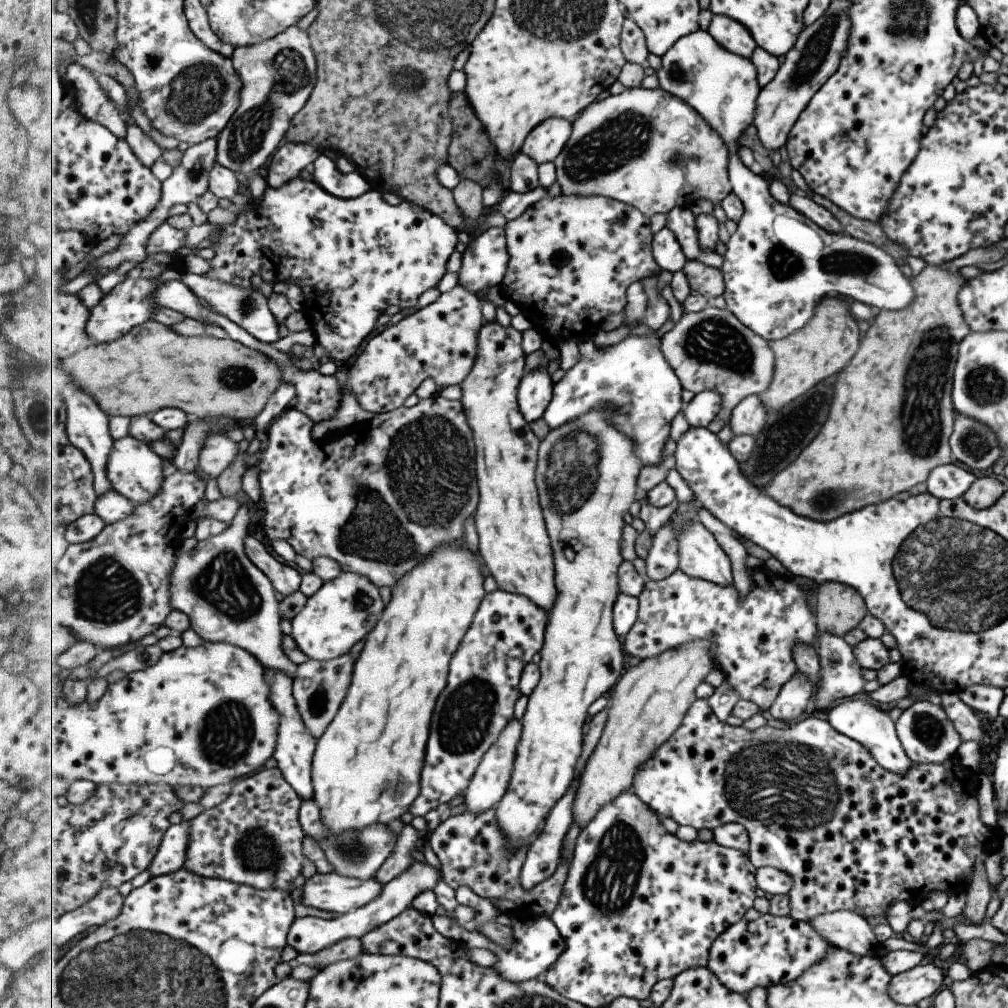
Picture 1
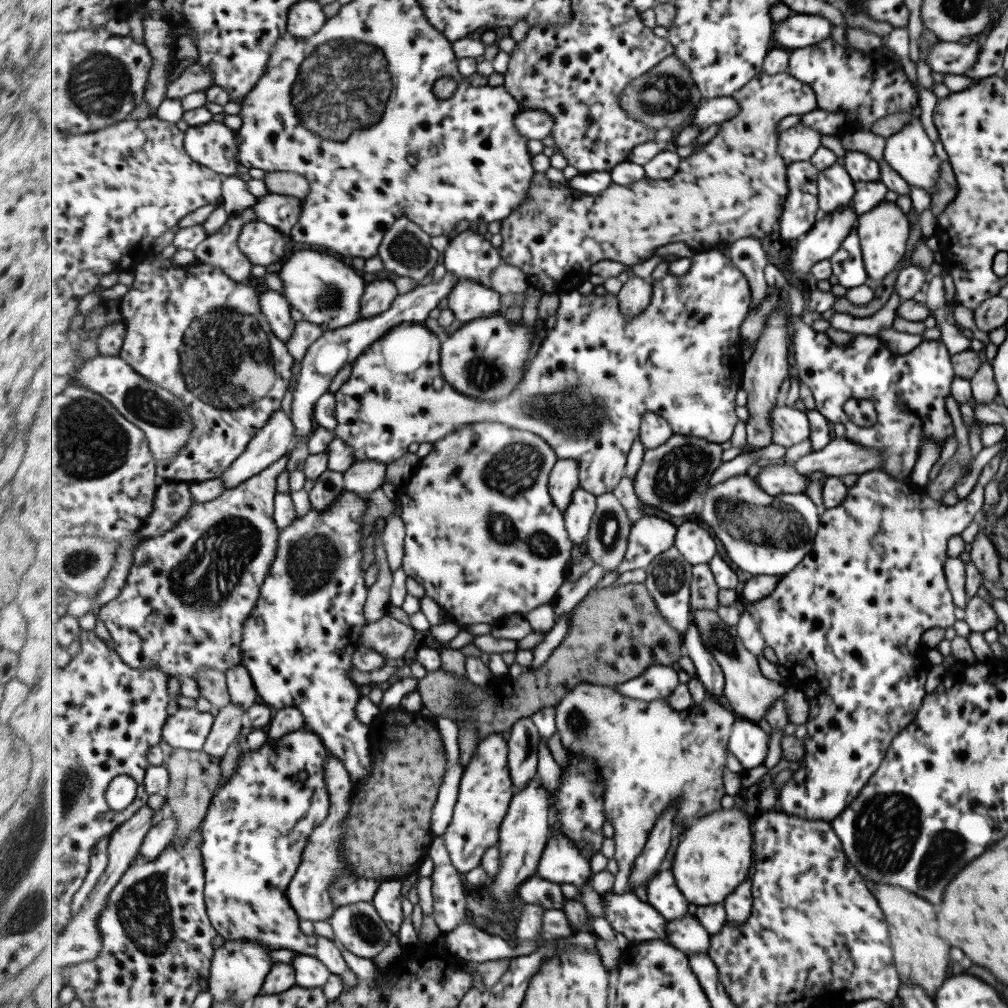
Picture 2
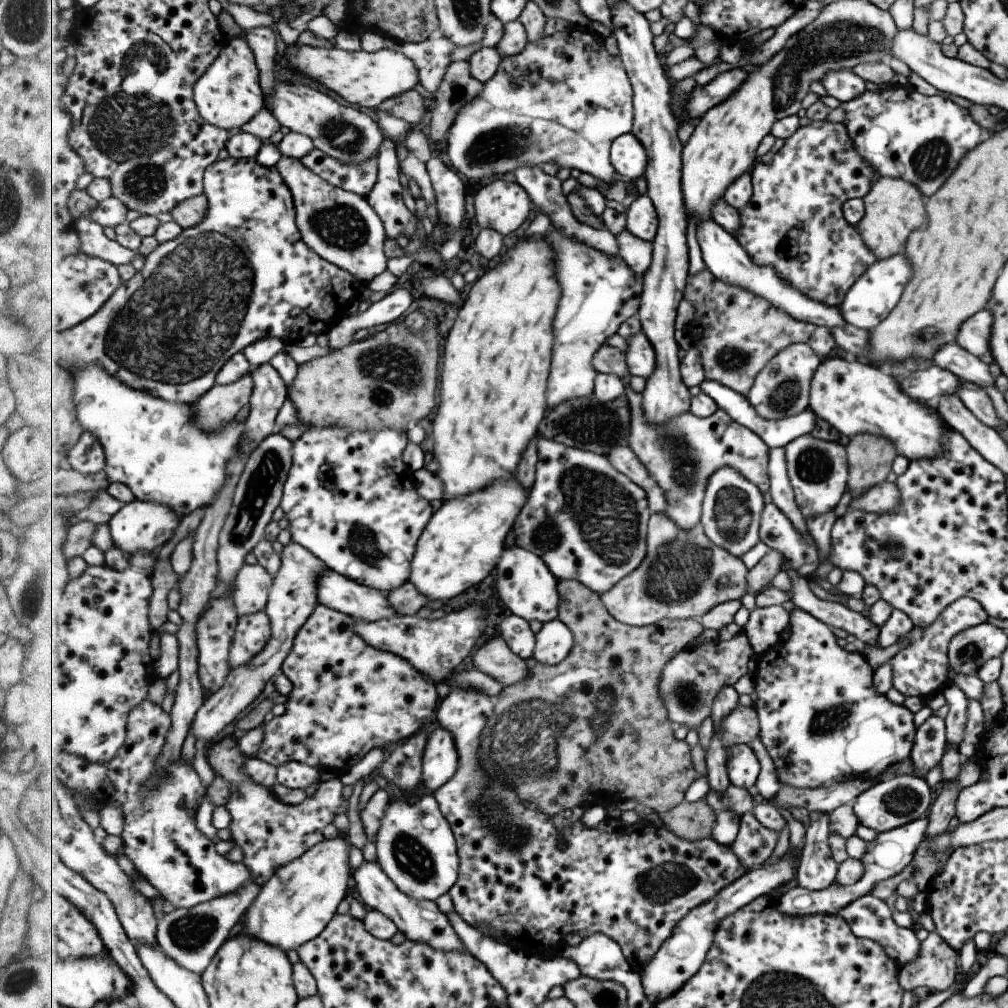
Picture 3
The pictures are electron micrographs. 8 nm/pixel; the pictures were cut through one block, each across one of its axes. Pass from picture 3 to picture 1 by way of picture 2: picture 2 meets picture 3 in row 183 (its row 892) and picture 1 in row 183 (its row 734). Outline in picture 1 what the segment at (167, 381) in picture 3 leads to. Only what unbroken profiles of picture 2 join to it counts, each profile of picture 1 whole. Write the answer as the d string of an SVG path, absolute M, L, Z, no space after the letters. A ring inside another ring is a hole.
M305 170L301 176L297 176L295 180L287 182L283 188L266 188L262 197L255 202L250 201L251 208L244 208L238 215L233 224L225 226L219 234L215 234L212 239L207 243L208 246L212 246L215 252L215 256L212 258L212 269L210 269L206 276L209 278L215 278L215 280L221 280L221 282L227 282L227 284L233 284L233 286L243 286L243 288L253 287L253 276L264 276L264 282L270 283L271 286L277 283L283 283L283 280L291 280L292 283L298 285L304 294L304 306L301 309L304 317L308 320L311 331L315 336L315 344L320 344L324 347L324 359L339 360L345 366L348 365L353 356L359 352L357 346L361 346L371 330L377 326L379 318L383 312L387 312L389 306L399 306L402 308L409 308L411 306L417 306L420 303L421 295L427 292L431 288L435 288L439 284L439 280L445 276L447 272L447 264L451 255L461 248L459 243L459 231L453 228L442 216L437 216L436 213L429 212L429 209L415 204L415 202L409 202L404 200L401 204L392 205L384 198L383 193L378 192L376 188L369 190L363 196L359 196L354 199L342 199L325 192L324 188L321 188L315 180L312 179L311 170Z

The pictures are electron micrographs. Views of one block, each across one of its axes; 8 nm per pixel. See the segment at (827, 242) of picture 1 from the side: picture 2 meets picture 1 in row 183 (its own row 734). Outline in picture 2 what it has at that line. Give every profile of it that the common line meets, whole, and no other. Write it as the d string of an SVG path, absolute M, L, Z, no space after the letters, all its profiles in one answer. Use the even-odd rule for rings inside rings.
M739 718L733 726L728 750L737 756L744 768L757 768L767 758L769 737L769 733L758 725Z

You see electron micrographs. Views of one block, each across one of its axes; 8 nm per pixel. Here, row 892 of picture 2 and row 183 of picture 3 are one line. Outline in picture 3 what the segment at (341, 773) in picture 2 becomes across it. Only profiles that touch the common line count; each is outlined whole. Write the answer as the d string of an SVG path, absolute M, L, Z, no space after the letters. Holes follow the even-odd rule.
M283 155L276 167L293 193L296 223L303 240L325 260L352 272L359 282L369 287L370 282L387 268L385 242L388 236L368 198L332 185L299 159Z

